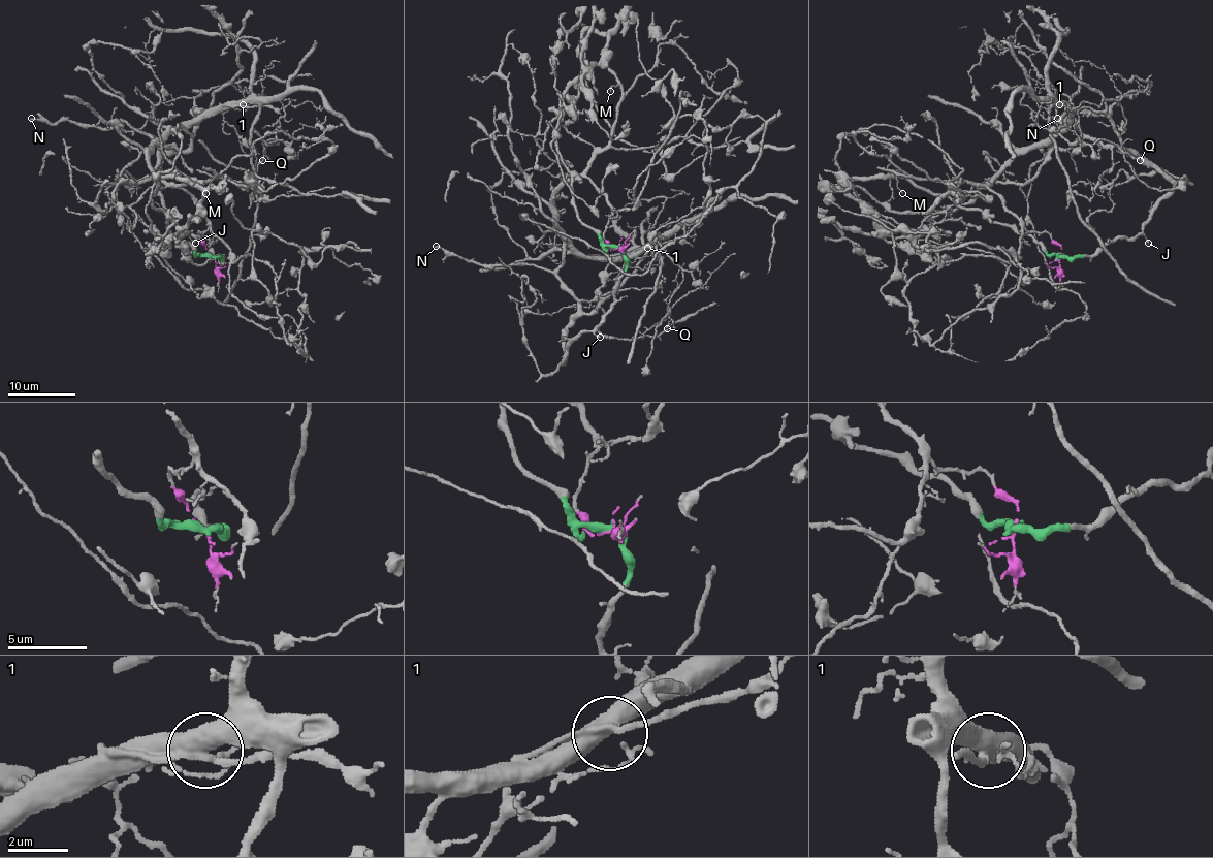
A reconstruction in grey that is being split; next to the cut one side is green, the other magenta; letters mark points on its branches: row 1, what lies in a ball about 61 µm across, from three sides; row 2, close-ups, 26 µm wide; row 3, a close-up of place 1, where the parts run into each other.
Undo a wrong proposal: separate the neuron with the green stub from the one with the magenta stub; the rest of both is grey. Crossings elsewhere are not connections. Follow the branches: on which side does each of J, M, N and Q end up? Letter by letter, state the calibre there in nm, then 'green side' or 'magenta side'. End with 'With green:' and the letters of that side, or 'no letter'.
J: calibre 170 nm; green side
M: calibre 120 nm; magenta side
N: calibre 220 nm; green side
Q: calibre 110 nm; magenta side
With green: J, N

